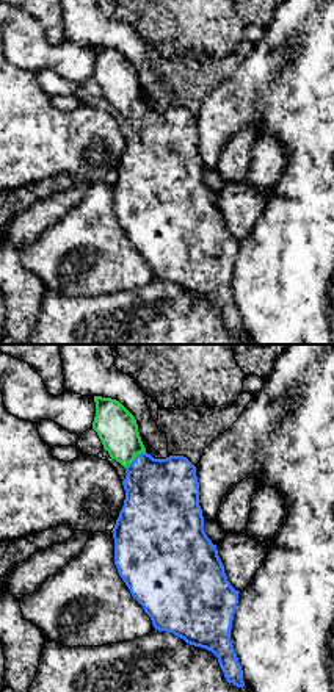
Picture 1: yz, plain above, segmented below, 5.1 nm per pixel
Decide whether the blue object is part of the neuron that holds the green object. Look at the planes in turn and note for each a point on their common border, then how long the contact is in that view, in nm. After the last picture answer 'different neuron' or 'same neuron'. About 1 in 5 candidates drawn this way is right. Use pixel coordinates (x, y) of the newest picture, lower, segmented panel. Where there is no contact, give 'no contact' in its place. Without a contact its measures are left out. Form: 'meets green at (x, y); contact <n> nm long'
meets green at (134, 459); contact 140 nm long

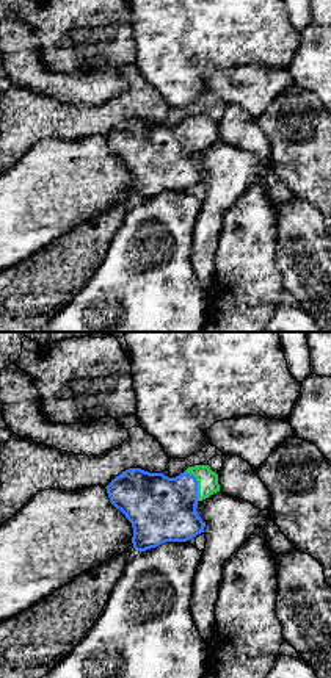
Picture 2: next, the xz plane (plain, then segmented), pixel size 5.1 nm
meets green at (198, 484); contact 170 nm long

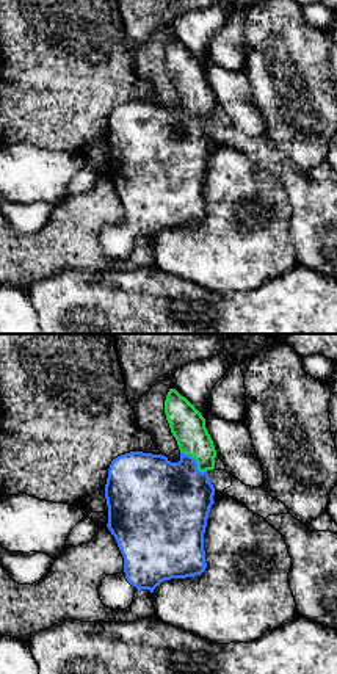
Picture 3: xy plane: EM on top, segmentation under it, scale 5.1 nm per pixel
meets green at (196, 461); contact 180 nm long

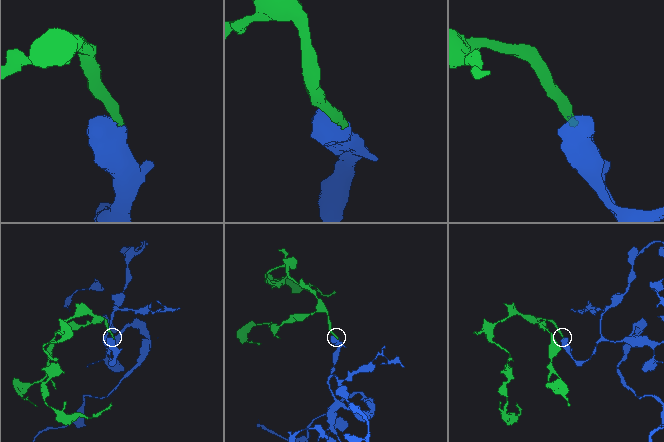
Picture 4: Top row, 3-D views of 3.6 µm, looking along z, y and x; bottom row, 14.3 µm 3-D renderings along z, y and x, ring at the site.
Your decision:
same neuron

